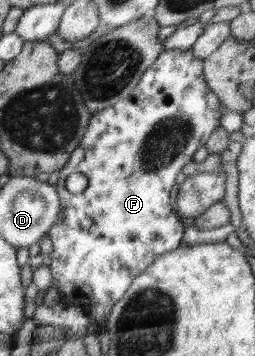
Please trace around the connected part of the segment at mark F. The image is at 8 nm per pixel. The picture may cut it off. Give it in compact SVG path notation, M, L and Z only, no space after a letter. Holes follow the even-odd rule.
M190 49L164 50L142 74L130 95L102 111L92 113L83 138L60 169L55 188L64 214L57 217L47 231L53 245L49 268L52 279L58 281L56 289L60 303L83 307L96 321L96 337L101 330L98 322L108 317L134 277L158 256L181 246L186 227L181 222L182 216L172 210L170 191L182 167L193 161L196 151L205 145L215 129L221 127L223 114L218 96L206 83L203 59L196 59ZM72 173L82 173L88 179L88 185L81 193L72 194L66 189L66 178Z

